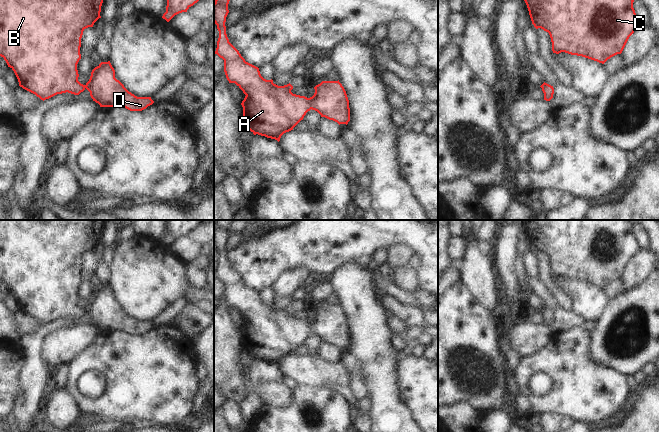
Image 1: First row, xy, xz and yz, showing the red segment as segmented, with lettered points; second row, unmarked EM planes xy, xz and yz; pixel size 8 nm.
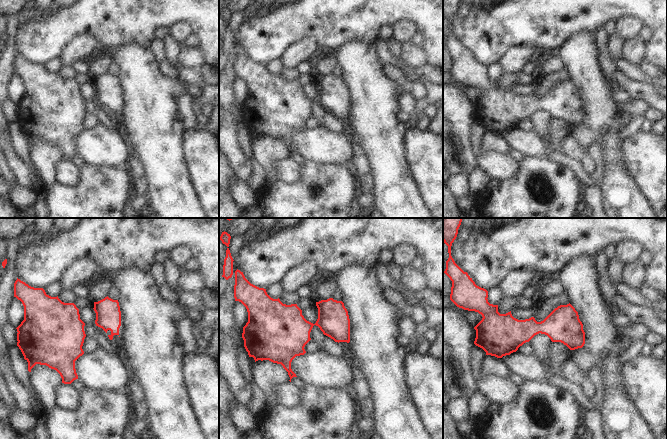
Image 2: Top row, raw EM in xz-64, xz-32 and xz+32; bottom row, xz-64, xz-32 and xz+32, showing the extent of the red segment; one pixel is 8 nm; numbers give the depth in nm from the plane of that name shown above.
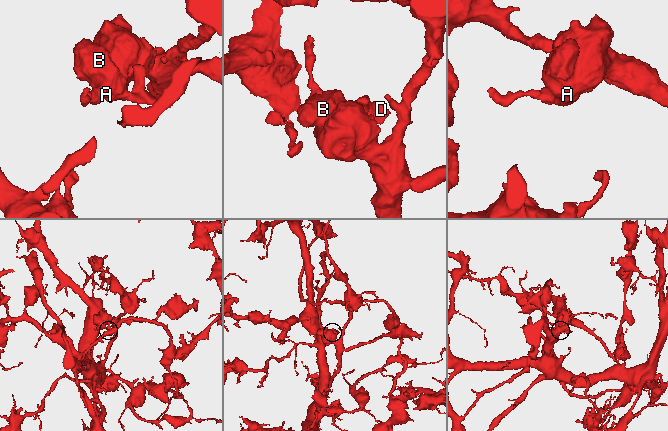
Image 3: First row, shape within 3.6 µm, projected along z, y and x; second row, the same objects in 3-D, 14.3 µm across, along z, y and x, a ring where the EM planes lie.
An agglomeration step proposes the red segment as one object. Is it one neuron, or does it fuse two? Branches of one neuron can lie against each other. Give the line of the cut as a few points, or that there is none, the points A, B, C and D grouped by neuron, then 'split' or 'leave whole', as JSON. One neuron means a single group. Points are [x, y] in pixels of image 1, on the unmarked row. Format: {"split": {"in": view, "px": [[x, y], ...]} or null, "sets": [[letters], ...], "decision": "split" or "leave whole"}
{"split": null, "sets": [["A", "B", "C", "D"]], "decision": "leave whole"}

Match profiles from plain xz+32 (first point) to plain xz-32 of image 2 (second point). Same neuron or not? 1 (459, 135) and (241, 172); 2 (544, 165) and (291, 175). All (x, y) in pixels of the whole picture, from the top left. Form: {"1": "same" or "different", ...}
{"1": "same", "2": "different"}

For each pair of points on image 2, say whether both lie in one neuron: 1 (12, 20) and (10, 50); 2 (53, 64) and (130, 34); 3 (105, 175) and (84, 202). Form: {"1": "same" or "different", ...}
{"1": "same", "2": "different", "3": "same"}

